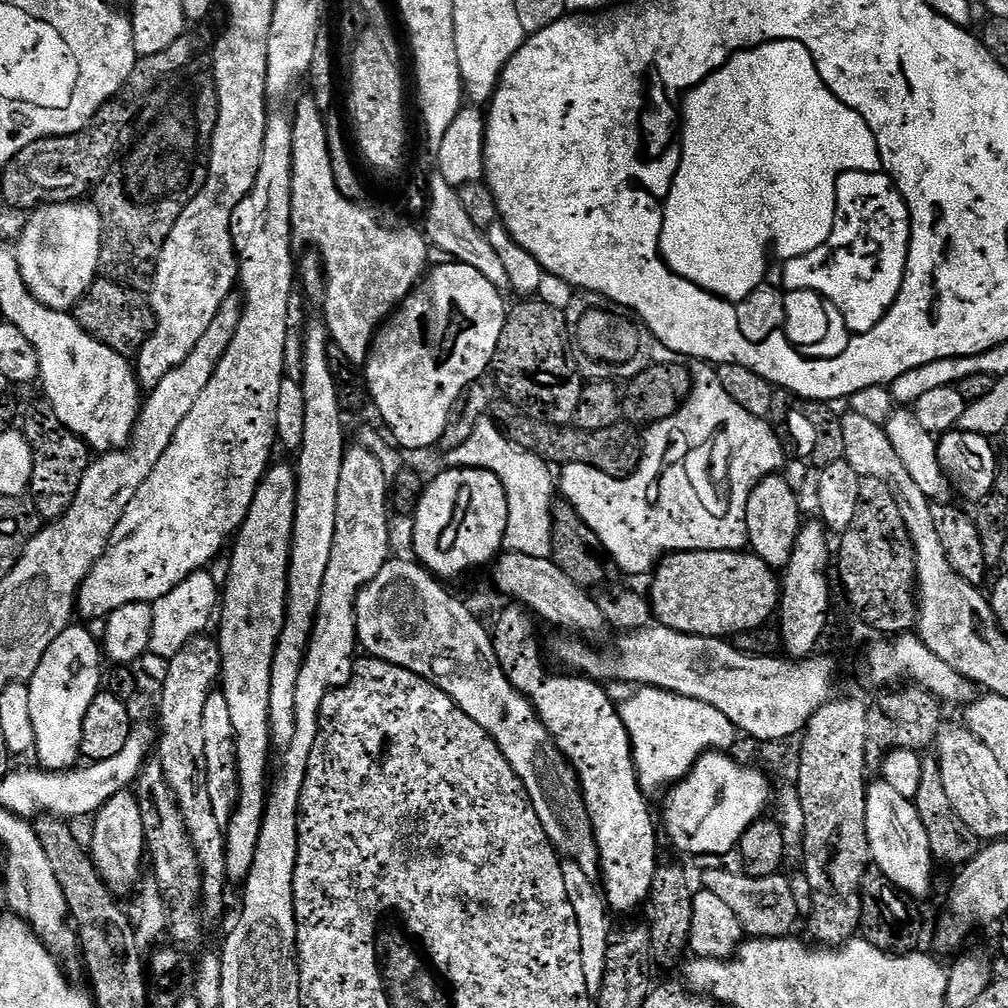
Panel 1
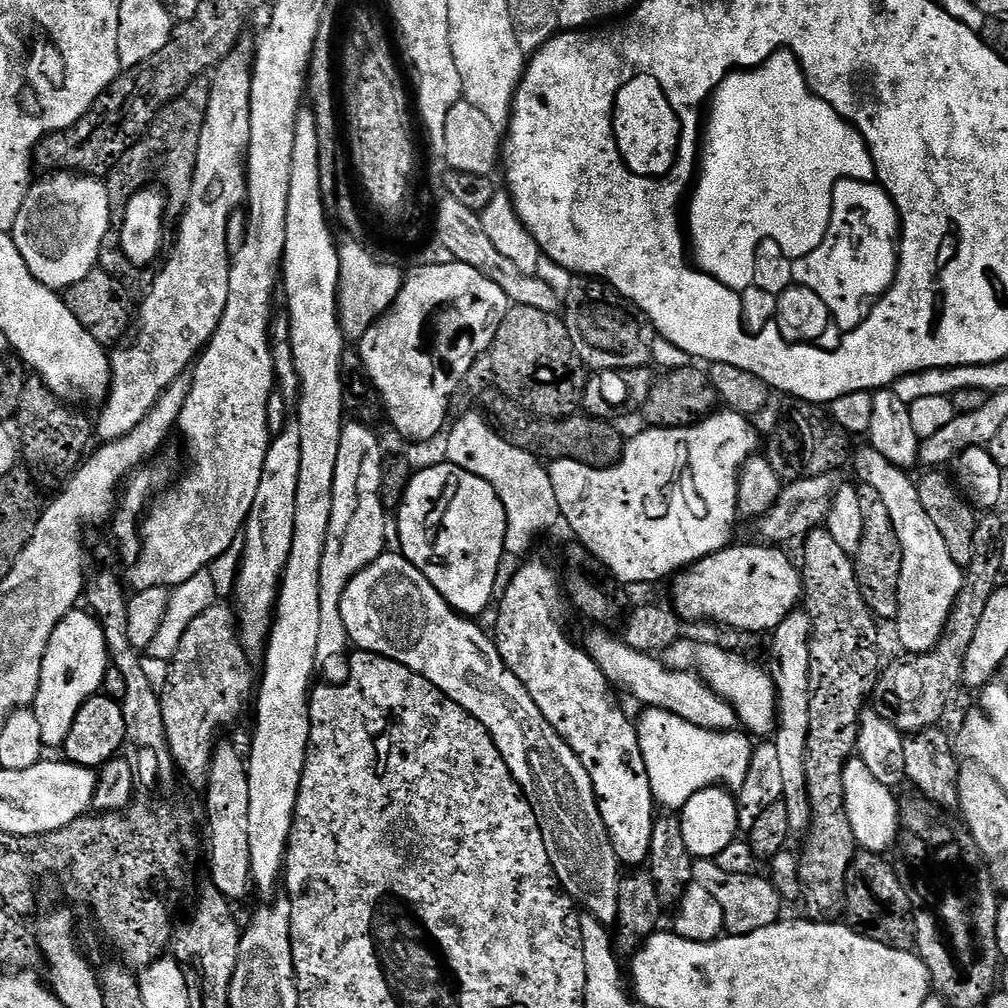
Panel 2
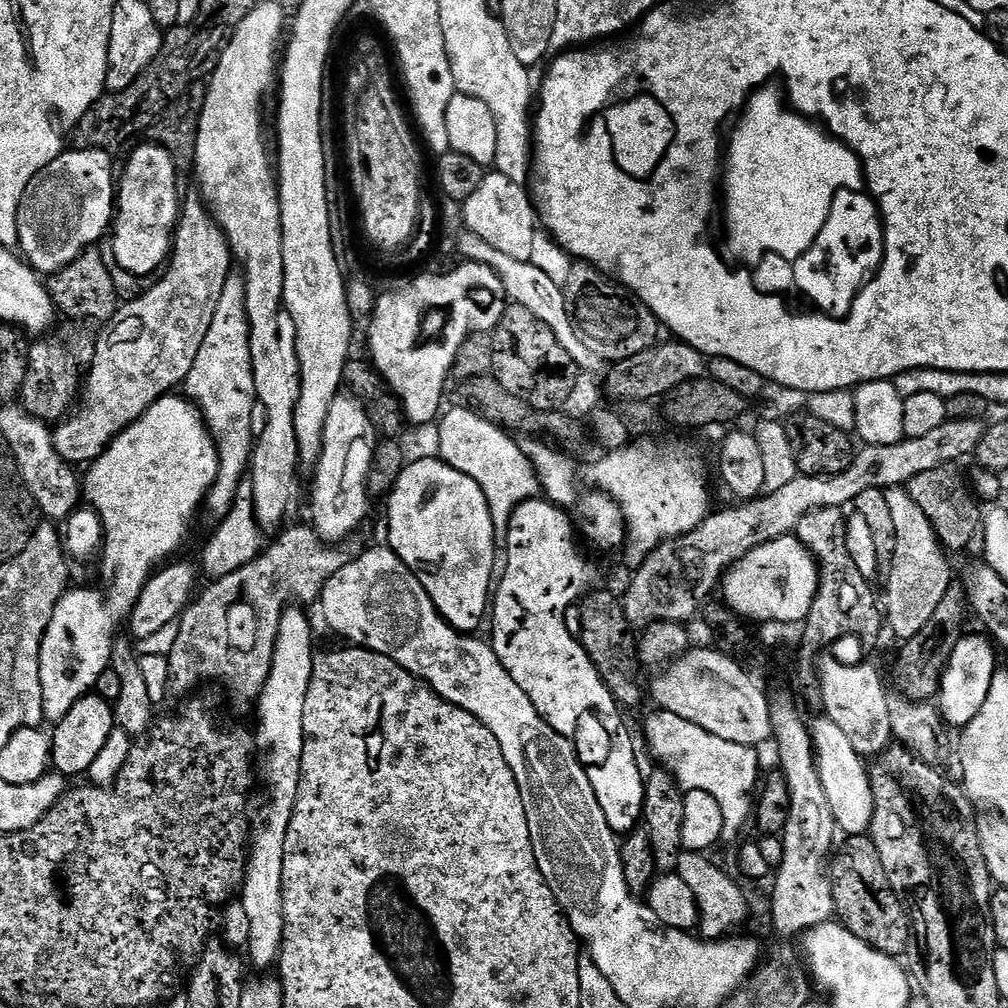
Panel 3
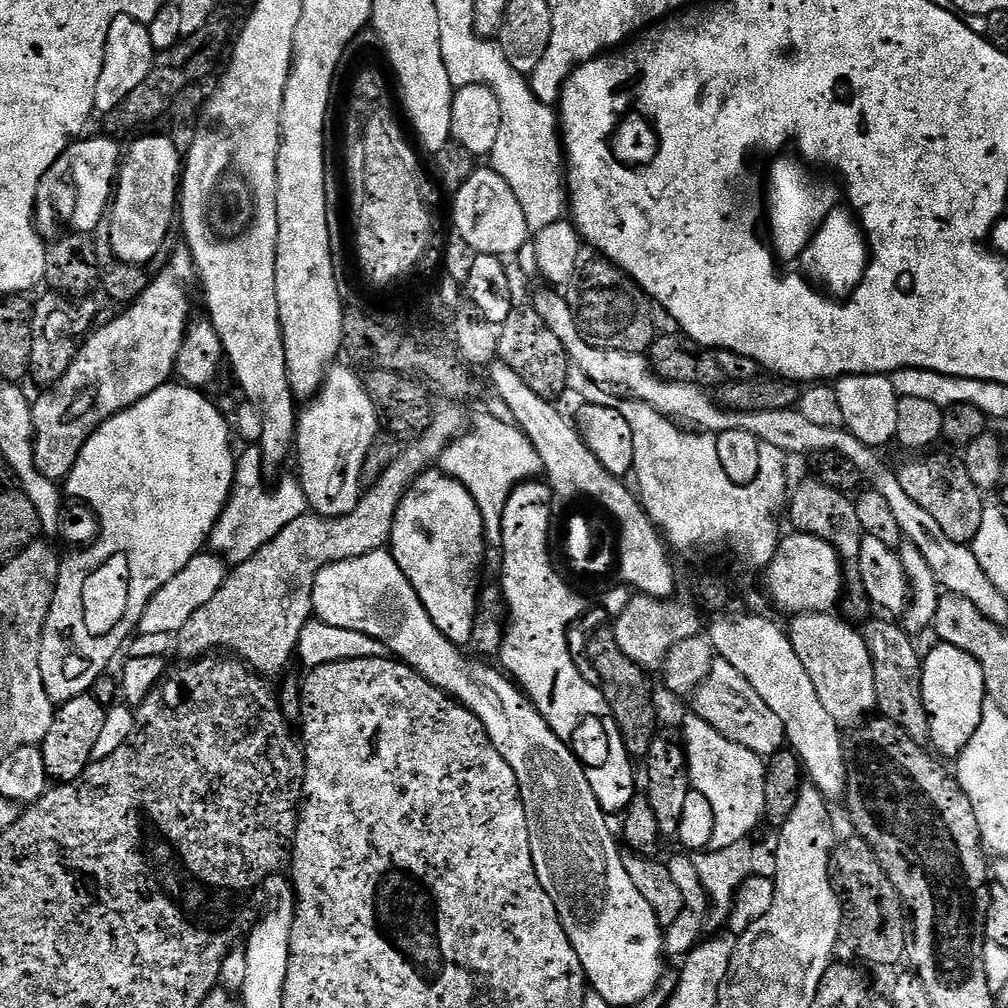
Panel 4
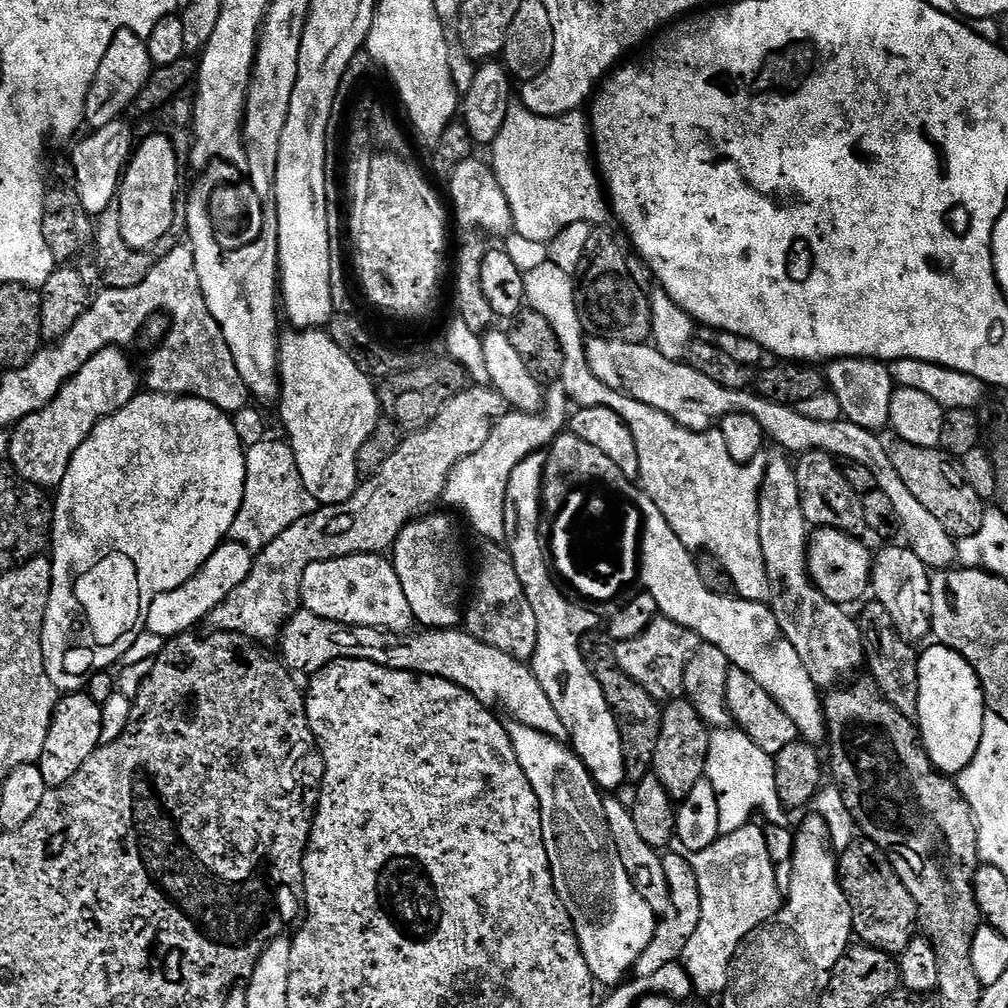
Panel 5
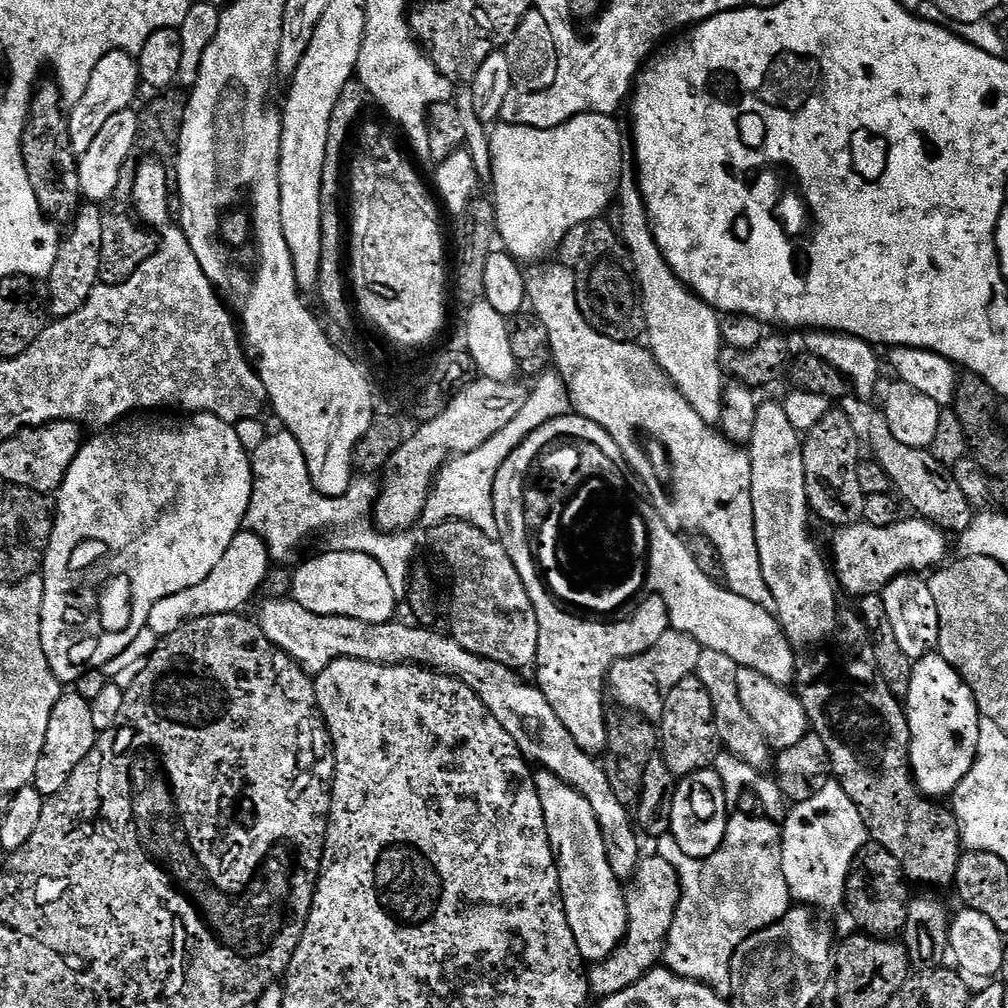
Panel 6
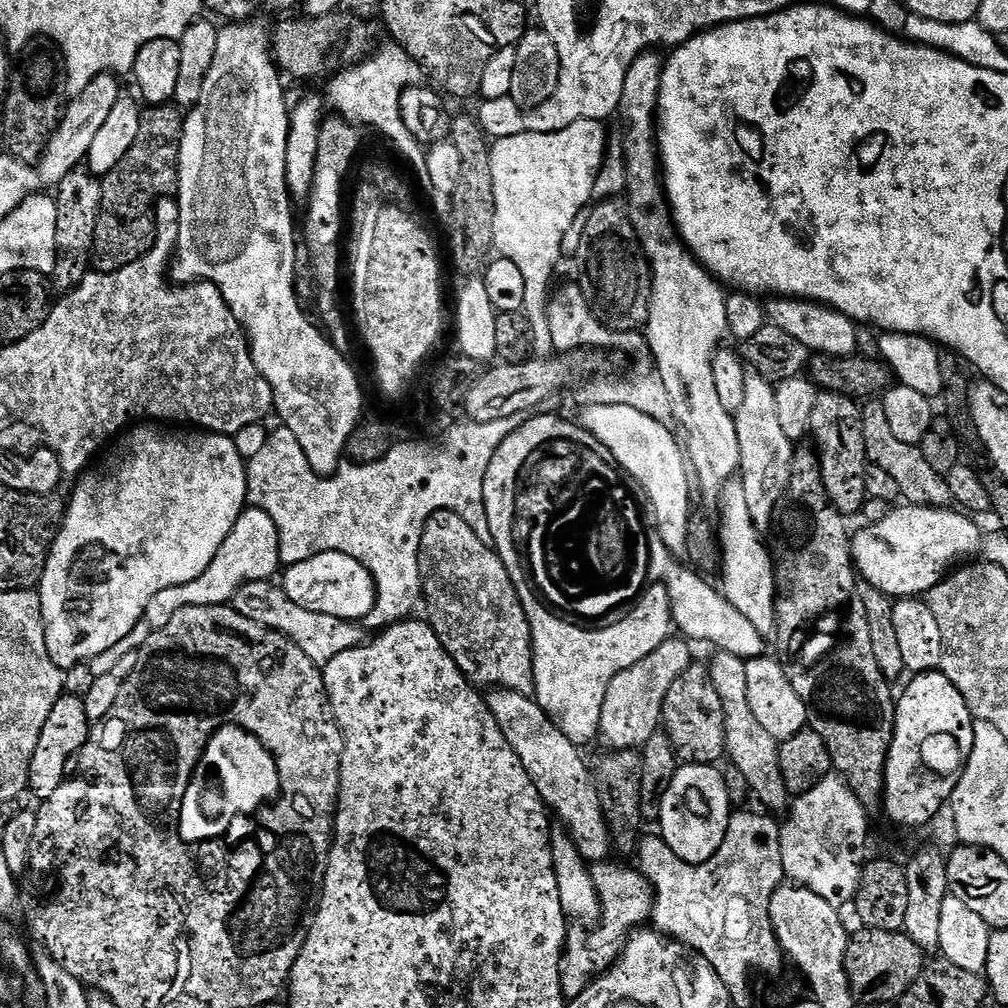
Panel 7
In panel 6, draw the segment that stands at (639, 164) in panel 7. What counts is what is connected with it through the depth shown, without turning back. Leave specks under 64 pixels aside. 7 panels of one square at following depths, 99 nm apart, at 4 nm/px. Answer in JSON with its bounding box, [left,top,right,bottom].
[618,170,726,425]

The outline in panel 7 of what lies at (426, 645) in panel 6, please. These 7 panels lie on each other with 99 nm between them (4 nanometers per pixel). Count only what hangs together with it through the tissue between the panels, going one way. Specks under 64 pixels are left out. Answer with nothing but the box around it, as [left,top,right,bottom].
[230,580,614,862]

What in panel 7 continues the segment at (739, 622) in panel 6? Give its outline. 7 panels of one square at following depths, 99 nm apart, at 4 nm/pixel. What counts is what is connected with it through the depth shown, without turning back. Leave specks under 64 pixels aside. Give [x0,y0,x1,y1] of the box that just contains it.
[652,553,766,661]

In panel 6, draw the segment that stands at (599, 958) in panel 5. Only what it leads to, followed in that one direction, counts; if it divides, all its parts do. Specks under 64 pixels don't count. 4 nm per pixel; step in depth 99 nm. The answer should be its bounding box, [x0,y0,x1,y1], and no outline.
[534,770,628,962]

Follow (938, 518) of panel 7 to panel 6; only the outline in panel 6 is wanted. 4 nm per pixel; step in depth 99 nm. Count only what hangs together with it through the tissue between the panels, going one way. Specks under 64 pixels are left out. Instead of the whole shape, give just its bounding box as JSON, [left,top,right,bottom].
[831,518,949,598]

